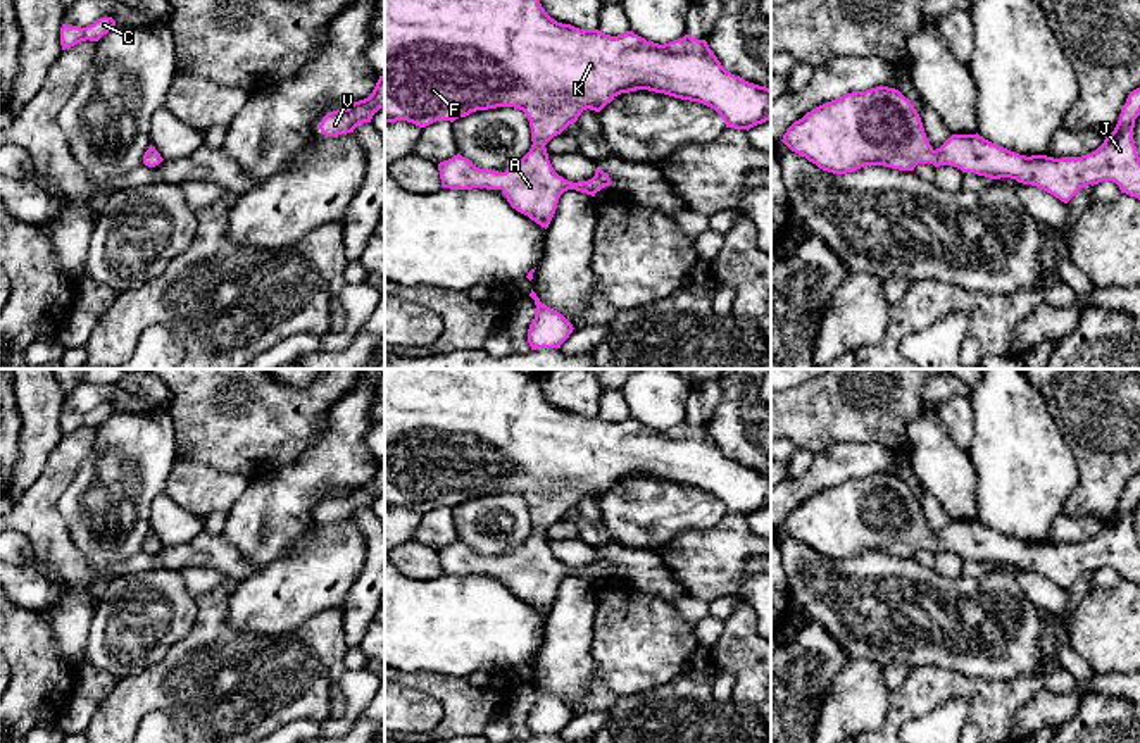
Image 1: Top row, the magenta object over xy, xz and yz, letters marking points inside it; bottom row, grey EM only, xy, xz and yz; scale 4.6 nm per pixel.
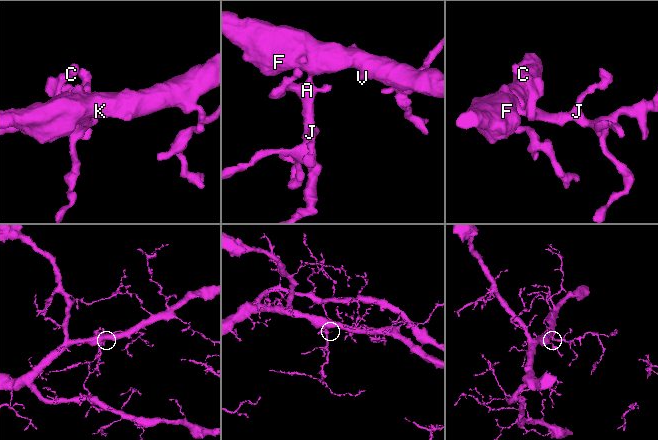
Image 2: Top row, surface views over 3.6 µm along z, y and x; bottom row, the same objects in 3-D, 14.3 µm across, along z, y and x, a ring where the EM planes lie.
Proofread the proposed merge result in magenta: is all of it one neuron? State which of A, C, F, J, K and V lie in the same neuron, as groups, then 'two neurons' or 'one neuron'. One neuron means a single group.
A C F J K V | one neuron

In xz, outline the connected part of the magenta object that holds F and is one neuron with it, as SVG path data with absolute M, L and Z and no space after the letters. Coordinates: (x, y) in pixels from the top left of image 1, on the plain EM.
M385 369L385 509L407 507L426 514L436 507L454 509L471 498L497 493L519 495L529 507L533 531L517 550L498 559L479 555L457 540L438 550L443 574L500 576L512 595L547 615L564 578L576 576L595 583L611 571L611 564L597 553L588 567L567 567L554 557L545 531L576 509L583 496L600 498L617 481L636 476L704 490L723 503L726 514L749 517L771 505L771 476L726 457L705 426L685 421L659 431L633 417L611 422L598 415L562 410L545 398L538 378L517 369Z

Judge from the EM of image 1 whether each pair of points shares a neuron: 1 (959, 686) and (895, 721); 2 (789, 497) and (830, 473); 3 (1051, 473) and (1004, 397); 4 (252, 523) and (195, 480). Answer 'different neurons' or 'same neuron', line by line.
1: same neuron
2: same neuron
3: same neuron
4: different neurons

